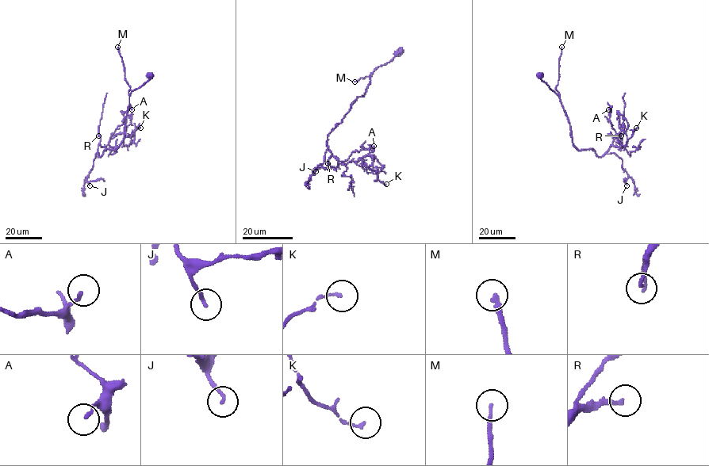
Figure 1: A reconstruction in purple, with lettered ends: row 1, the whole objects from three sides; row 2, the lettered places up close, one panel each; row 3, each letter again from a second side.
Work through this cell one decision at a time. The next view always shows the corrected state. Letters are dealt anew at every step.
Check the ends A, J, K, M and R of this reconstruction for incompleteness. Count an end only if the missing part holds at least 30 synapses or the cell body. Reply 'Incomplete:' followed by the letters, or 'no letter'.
Incomplete: M, R

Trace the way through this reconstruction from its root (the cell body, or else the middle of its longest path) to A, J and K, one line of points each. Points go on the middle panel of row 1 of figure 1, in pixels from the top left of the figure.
A: (399, 52), (373, 70), (365, 93), (357, 98), (327, 136), (327, 148), (343, 163), (355, 150), (373, 146)
J: (399, 52), (373, 70), (365, 93), (357, 98), (329, 134), (323, 162), (312, 172), (316, 171)
K: (399, 52), (373, 70), (365, 93), (327, 141), (339, 162), (363, 158), (362, 163), (386, 184)

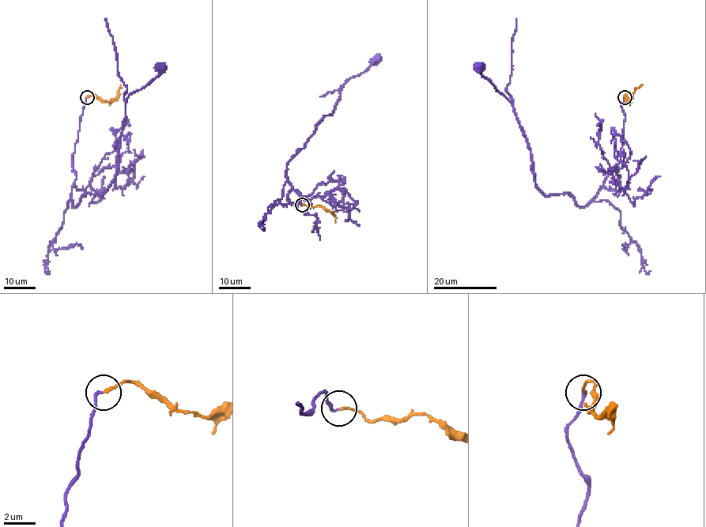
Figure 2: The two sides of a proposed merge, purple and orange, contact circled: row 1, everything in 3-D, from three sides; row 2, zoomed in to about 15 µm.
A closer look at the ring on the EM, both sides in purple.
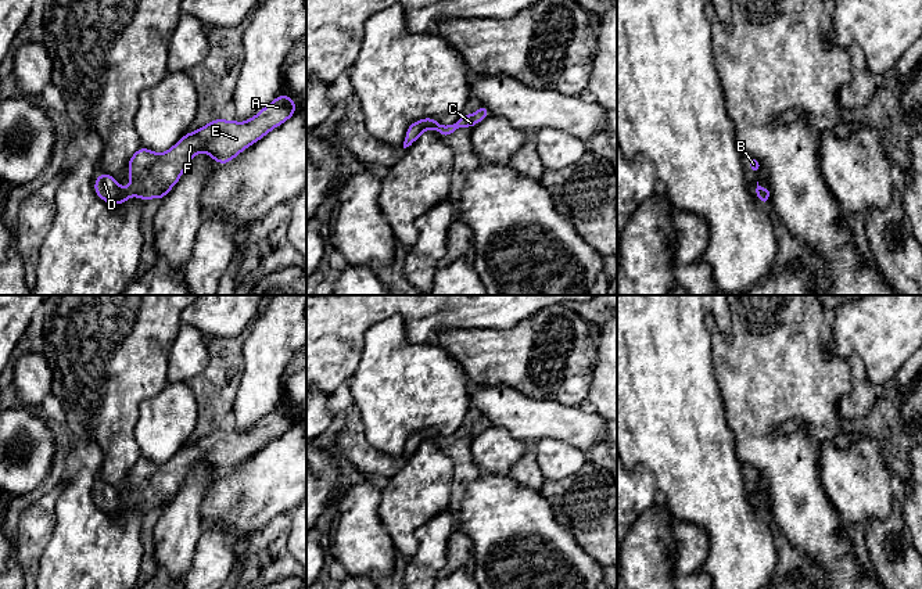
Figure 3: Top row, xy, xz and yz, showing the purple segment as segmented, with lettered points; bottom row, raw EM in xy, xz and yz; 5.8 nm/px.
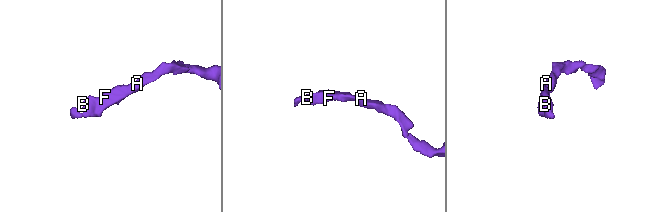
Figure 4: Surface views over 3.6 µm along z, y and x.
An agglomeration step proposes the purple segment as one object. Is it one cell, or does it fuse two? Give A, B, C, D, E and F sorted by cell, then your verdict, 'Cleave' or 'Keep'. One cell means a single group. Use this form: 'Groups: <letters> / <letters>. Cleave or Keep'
Groups: A B C D E F. Keep

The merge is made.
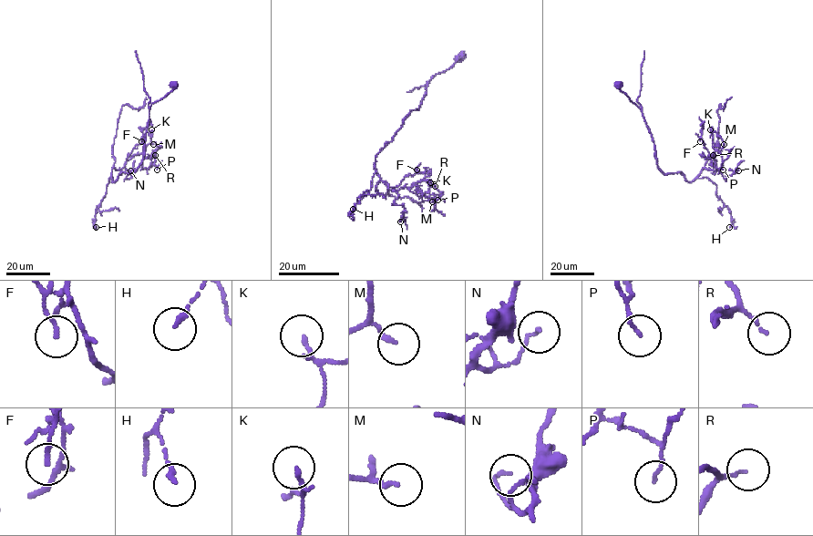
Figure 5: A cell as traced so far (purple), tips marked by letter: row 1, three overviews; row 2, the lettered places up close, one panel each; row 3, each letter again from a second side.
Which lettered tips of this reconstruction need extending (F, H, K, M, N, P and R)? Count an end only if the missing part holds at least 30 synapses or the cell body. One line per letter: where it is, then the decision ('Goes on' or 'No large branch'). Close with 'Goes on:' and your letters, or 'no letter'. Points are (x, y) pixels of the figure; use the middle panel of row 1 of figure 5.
F: Place: (416, 170). No large branch
H: Place: (353, 209). No large branch
K: Place: (430, 182). No large branch
M: Place: (432, 201). No large branch
N: Place: (400, 221). No large branch
P: Place: (437, 200). No large branch
R: Place: (435, 186). No large branch
Goes on: no letter

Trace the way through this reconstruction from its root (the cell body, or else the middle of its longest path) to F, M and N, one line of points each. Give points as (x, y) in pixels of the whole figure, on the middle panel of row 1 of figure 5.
F: (460, 56), (430, 79), (420, 107), (410, 112), (375, 158), (375, 171), (393, 190), (416, 170)
M: (460, 56), (430, 79), (420, 107), (410, 112), (375, 158), (375, 171), (389, 187), (406, 187), (432, 201)
N: (460, 56), (430, 79), (420, 107), (375, 158), (375, 171), (404, 209), (400, 221)

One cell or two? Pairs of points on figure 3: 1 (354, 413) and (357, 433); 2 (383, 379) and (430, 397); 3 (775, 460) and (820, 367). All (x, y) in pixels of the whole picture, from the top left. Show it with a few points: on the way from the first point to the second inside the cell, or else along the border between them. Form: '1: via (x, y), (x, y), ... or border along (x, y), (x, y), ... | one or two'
1: via (354, 417), (354, 428) | one
2: via (394, 387), (419, 387) | one
3: via (764, 437), (764, 423), (796, 391) | one

